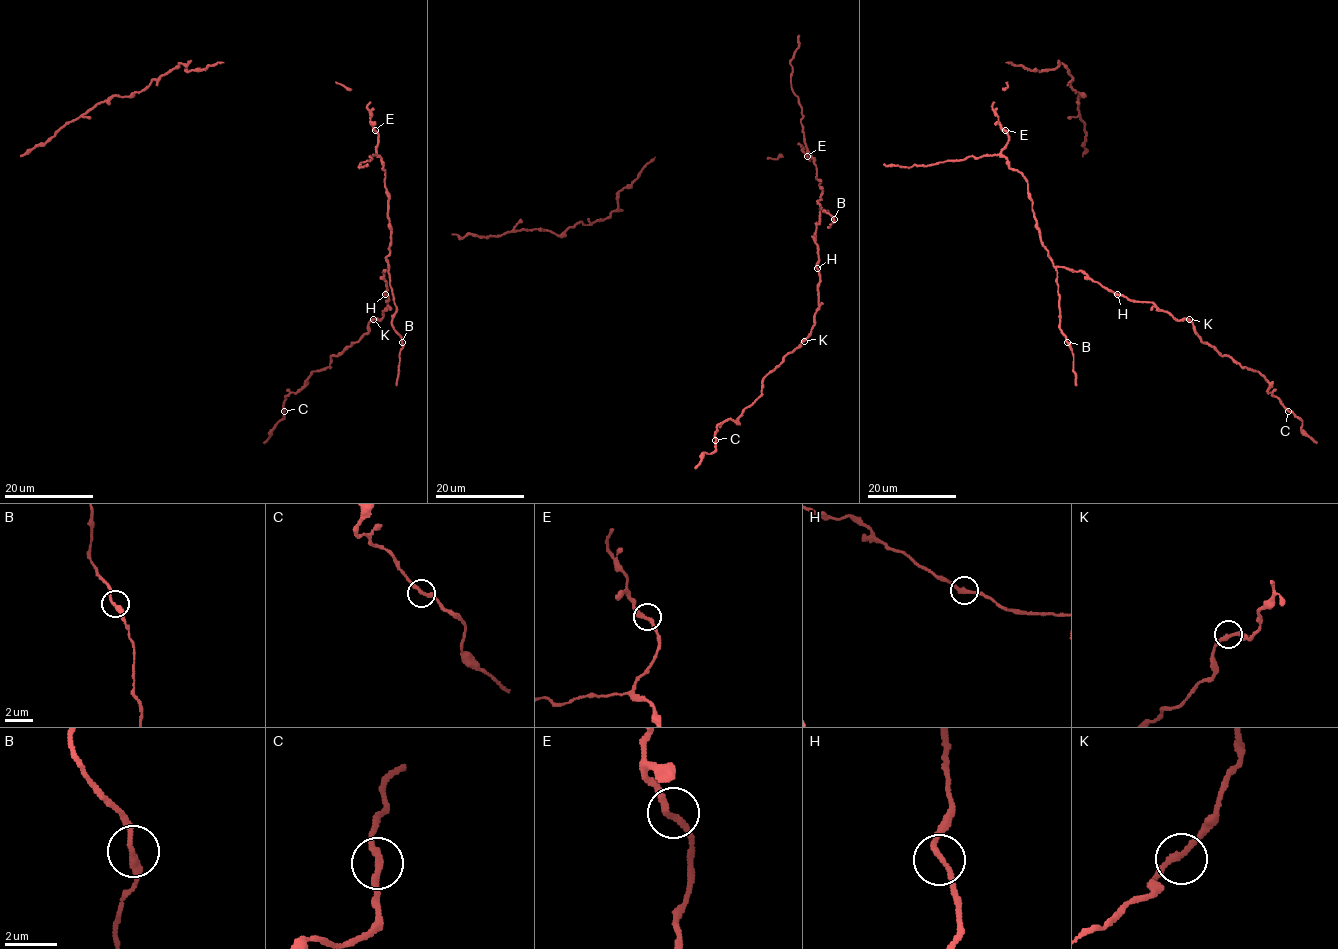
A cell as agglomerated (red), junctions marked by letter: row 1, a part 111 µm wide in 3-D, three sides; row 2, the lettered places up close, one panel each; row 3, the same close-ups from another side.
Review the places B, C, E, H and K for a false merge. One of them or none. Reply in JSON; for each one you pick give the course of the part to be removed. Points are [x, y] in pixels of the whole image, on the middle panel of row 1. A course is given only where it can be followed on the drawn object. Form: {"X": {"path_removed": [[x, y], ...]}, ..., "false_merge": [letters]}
{"false_merge": []}

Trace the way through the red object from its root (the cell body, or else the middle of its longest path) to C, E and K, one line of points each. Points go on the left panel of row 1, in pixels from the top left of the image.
C: (383, 165), (391, 230), (387, 307), (366, 333), (331, 357), (330, 367), (313, 371), (285, 397), (284, 411)
E: (383, 165), (376, 153), (378, 133), (375, 130)
K: (383, 165), (391, 230), (388, 268), (384, 271), (388, 299), (383, 317), (373, 319)

